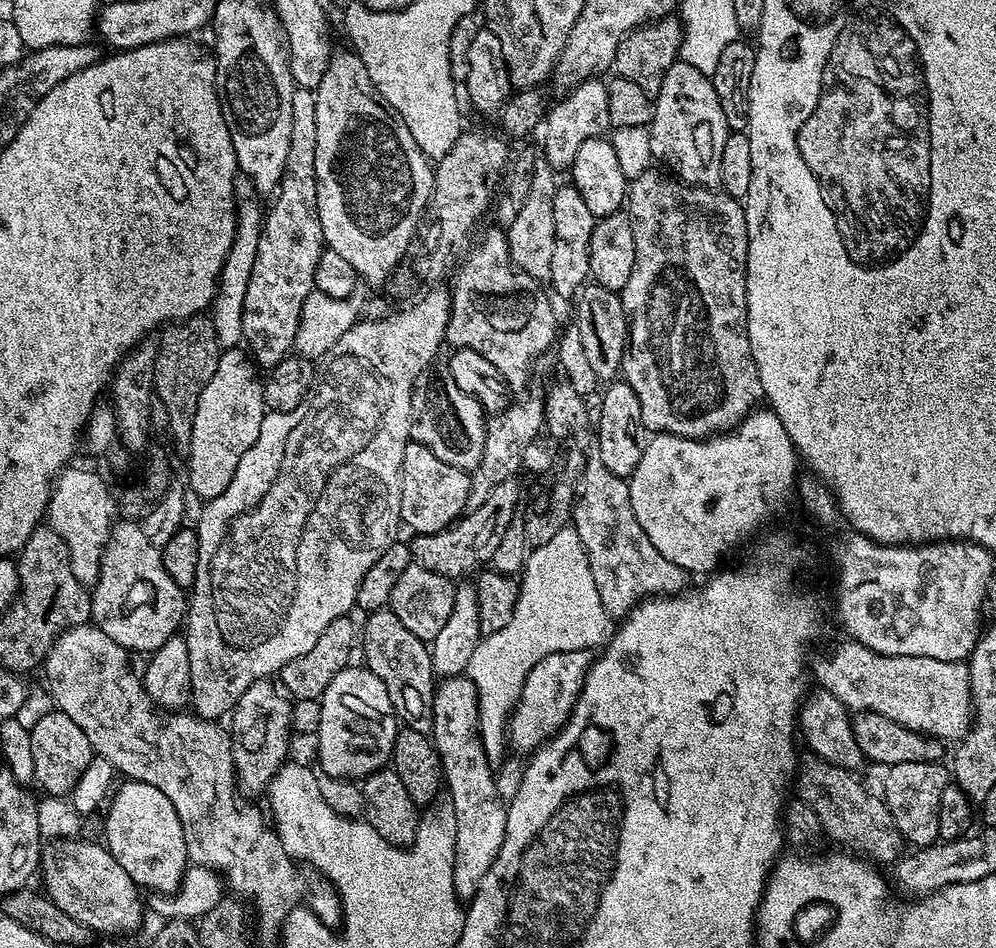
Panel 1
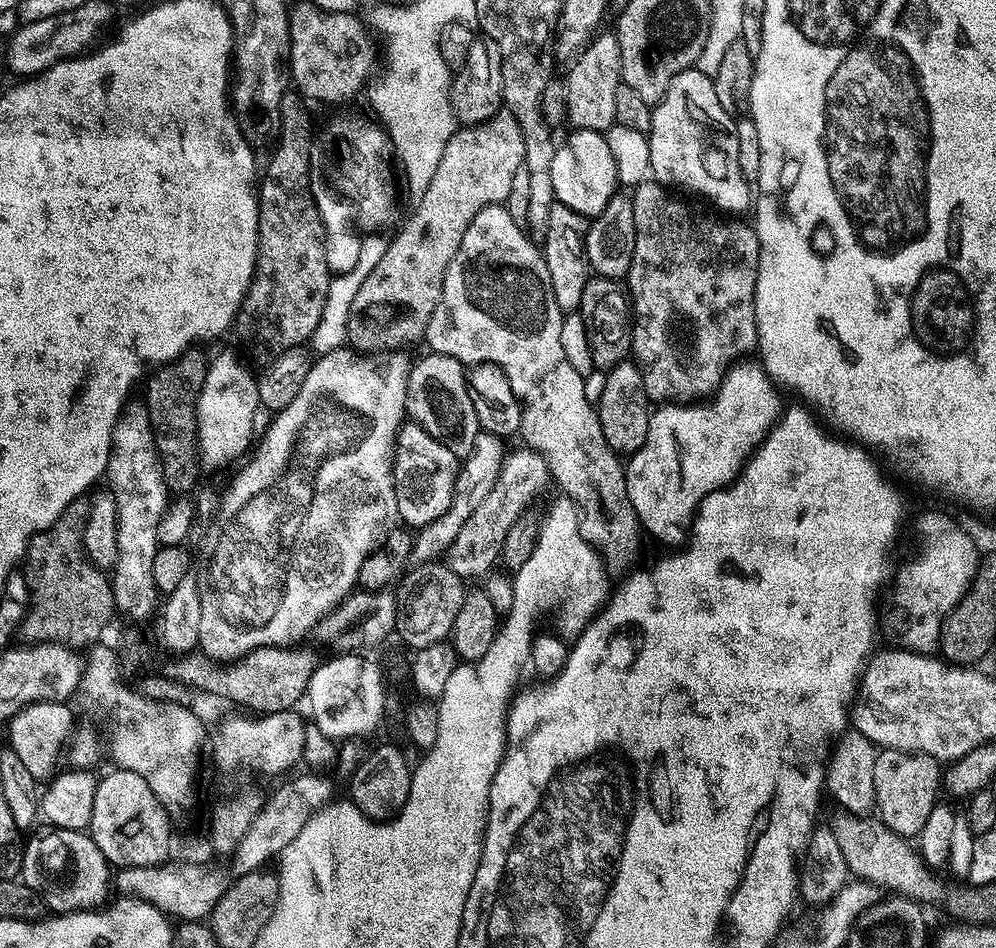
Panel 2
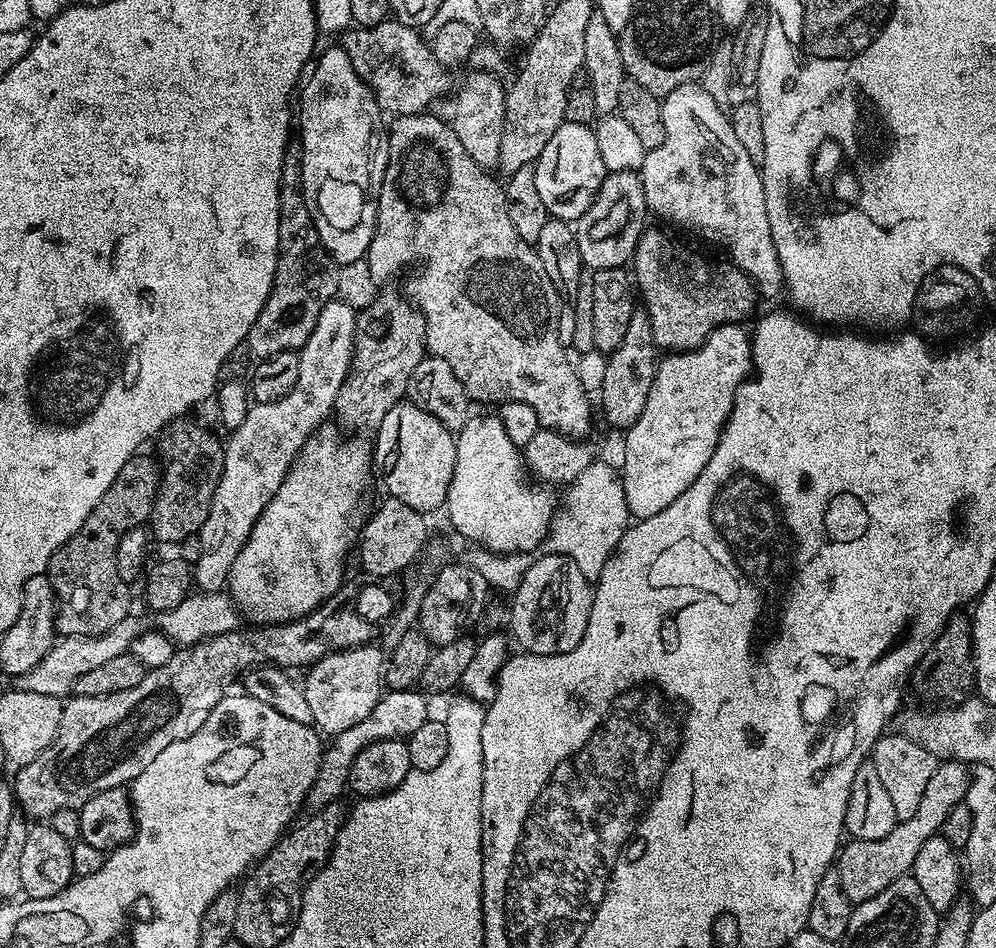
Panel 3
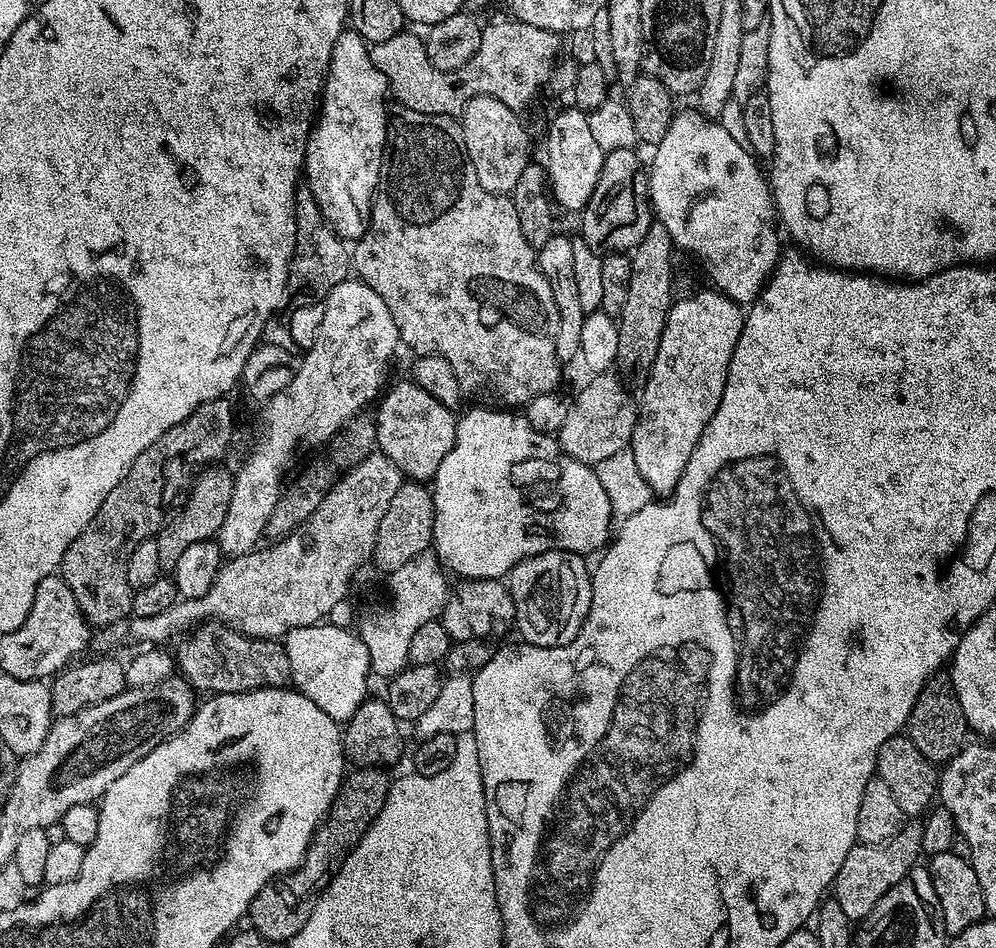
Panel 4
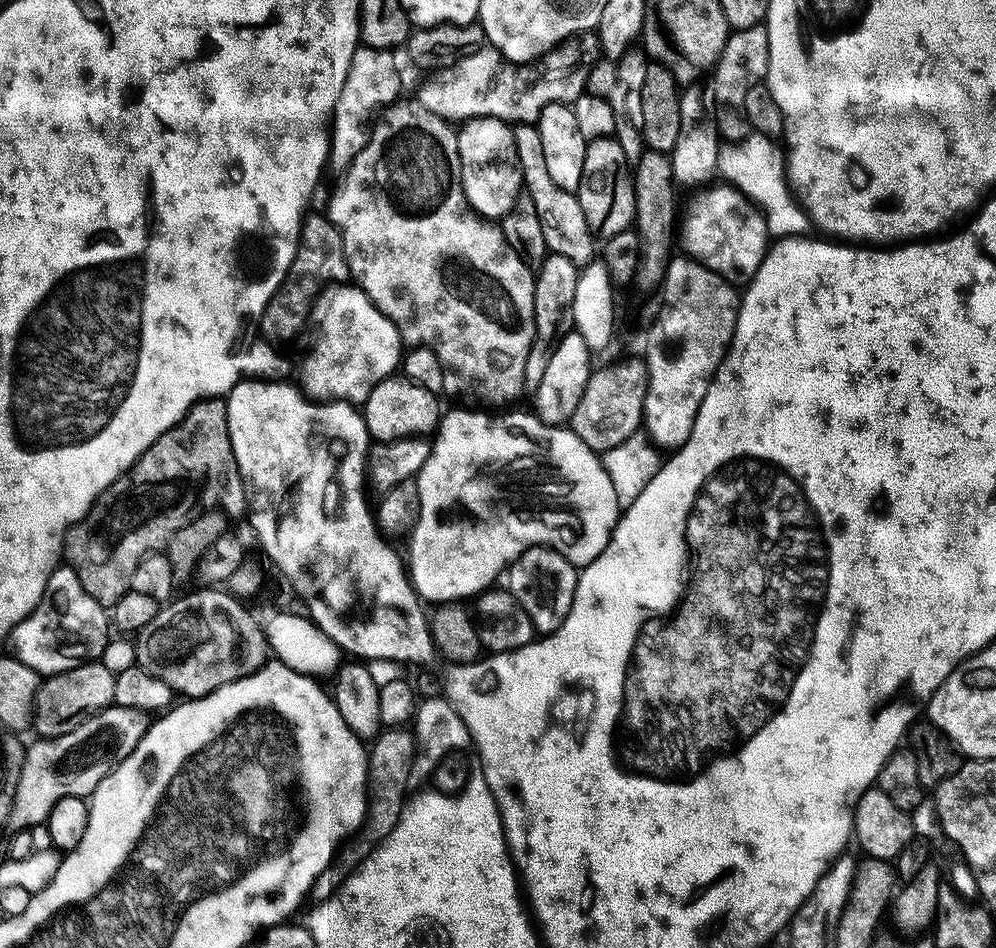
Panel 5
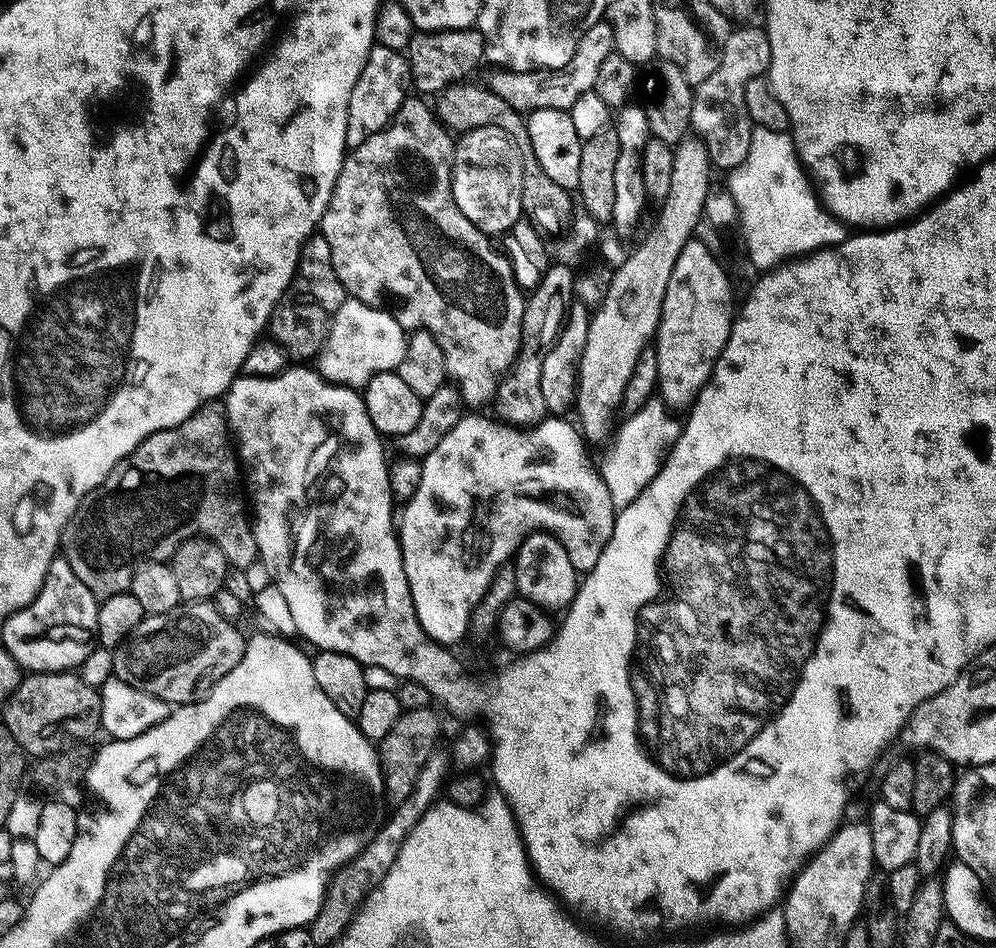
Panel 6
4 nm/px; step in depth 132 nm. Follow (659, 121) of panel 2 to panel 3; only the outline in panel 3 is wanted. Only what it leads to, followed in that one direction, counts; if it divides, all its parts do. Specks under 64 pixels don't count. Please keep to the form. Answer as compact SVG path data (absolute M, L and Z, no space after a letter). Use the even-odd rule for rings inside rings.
M693 82L678 86L678 90L674 90L669 96L663 97L662 100L662 126L666 126L666 138L662 142L662 146L647 149L644 153L644 165L639 168L640 181L644 187L646 194L646 202L648 203L649 213L661 216L664 220L669 220L672 224L677 224L680 228L685 228L688 232L697 232L704 240L713 240L716 244L721 244L728 253L727 259L731 263L737 264L740 269L747 274L748 277L756 284L757 293L761 297L776 296L779 292L785 291L784 275L782 274L782 266L778 262L778 250L774 250L774 242L770 234L770 218L766 214L766 194L762 186L762 178L760 177L759 167L750 158L750 154L746 154L746 149L742 147L742 142L738 142L738 138L734 135L732 129L732 121L729 113L725 111L721 104L714 102L714 98L710 98L710 94L706 94L706 90L699 83Z

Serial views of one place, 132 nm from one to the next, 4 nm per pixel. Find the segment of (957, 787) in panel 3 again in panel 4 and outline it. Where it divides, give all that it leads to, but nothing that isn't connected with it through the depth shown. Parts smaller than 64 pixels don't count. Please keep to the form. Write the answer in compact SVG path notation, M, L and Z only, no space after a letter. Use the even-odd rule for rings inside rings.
M910 820L900 828L894 839L884 845L858 842L847 852L833 880L832 894L850 921L860 922L867 917L883 894L907 877L912 867L919 863L918 856L923 853L922 830L921 821Z

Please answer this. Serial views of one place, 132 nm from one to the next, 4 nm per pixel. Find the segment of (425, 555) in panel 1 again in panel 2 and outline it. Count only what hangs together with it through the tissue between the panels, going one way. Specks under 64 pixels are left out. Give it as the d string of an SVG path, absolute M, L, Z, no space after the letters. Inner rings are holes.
M520 446L517 452L509 451L498 474L498 482L494 482L494 490L490 490L482 506L470 514L466 526L462 526L458 538L454 538L454 546L450 546L446 553L448 567L453 568L461 578L487 577L501 559L506 534L510 533L511 527L521 523L520 515L547 490L548 484L550 485L550 473L542 453L527 446Z

